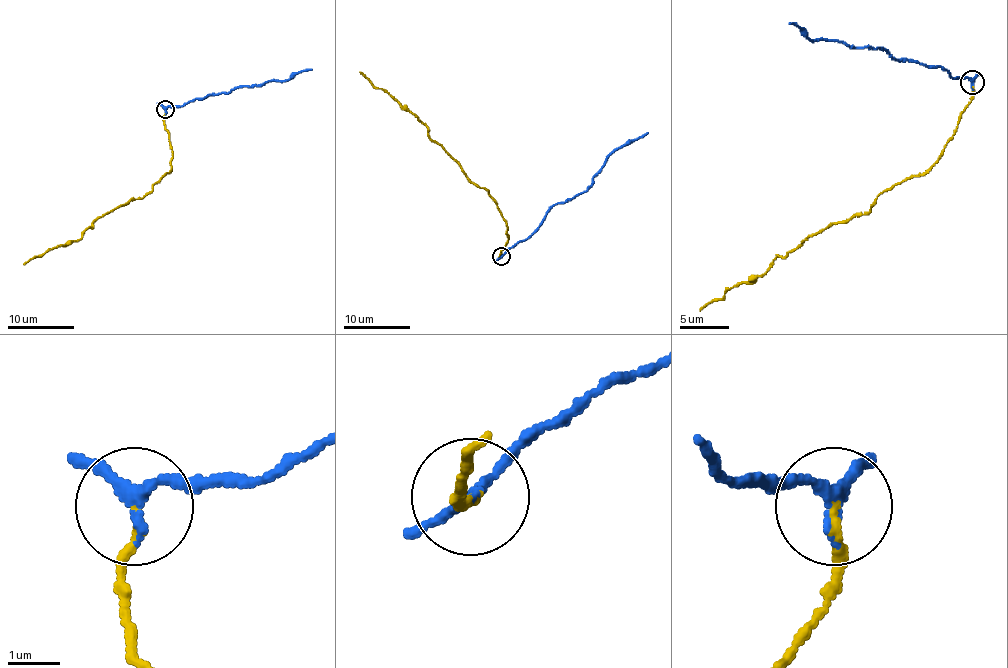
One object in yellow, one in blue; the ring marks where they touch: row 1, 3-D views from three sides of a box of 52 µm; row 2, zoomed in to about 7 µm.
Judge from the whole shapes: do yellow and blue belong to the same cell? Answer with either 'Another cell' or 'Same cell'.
Same cell

